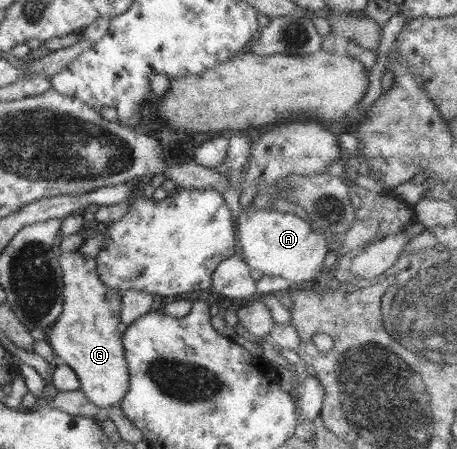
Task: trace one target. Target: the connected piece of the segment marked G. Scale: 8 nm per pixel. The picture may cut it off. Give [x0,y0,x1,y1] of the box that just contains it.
[46,252,129,413]

